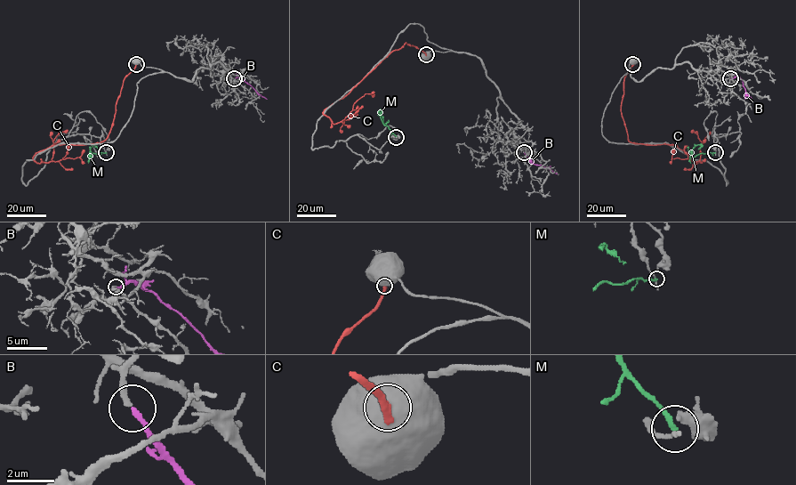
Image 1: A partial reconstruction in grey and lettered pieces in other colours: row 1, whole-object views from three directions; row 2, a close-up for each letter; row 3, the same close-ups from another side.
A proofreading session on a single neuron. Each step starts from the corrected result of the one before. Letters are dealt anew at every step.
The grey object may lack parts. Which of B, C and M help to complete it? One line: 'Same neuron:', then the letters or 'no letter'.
Same neuron: B

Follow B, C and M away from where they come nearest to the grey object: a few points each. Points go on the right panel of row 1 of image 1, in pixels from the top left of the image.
B: (731, 78), (741, 78), (745, 92), (751, 99)
C: (631, 64), (621, 101), (628, 139), (675, 144), (695, 163), (702, 162), (672, 158), (674, 149)
M: (715, 152), (701, 153), (693, 159), (692, 149), (701, 144), (698, 149)

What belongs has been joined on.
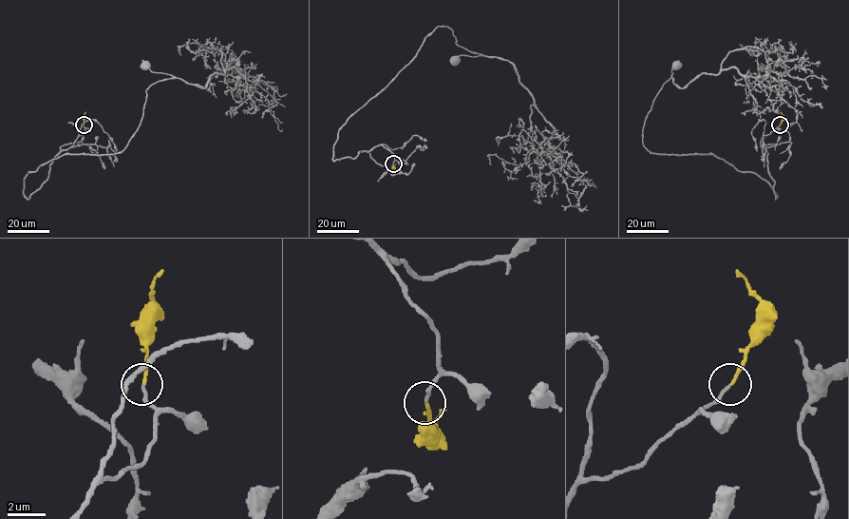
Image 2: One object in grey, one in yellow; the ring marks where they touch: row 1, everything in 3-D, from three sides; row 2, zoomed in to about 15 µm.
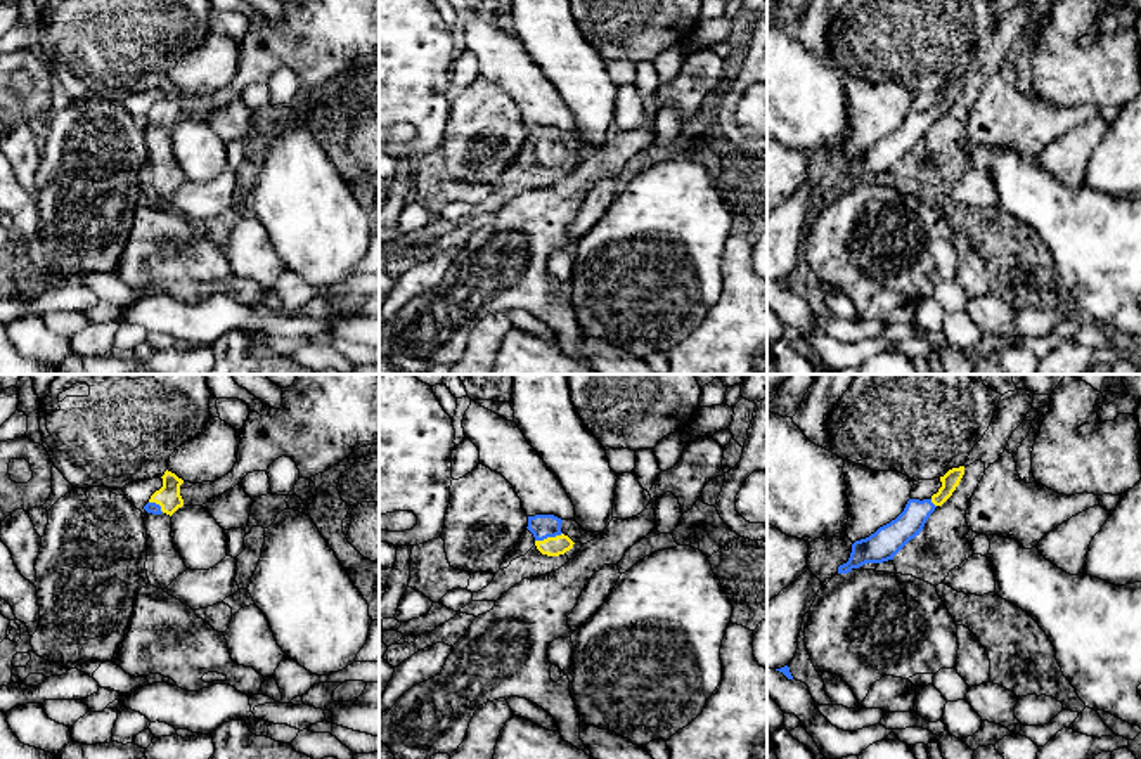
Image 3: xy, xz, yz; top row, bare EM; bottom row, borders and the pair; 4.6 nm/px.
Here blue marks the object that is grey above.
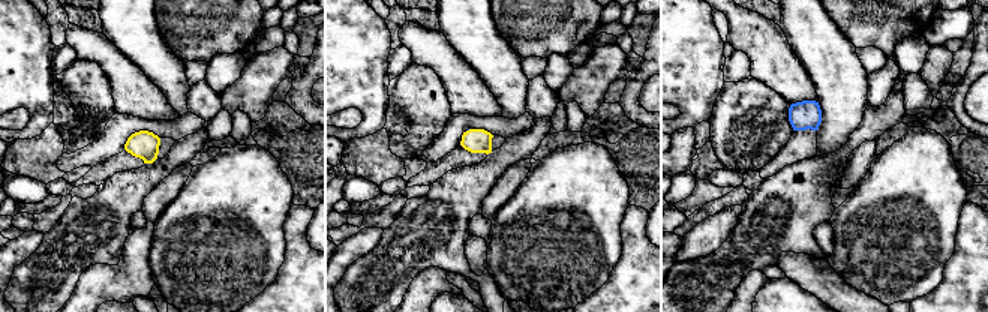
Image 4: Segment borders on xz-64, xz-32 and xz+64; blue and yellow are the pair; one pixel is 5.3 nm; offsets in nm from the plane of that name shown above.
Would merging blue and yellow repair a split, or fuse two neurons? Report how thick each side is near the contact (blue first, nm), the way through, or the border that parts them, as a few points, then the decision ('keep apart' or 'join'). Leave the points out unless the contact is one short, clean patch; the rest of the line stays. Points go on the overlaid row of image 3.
110 nm thick on the blue side, 100 nm on the other; runs through xz (541, 525), (547, 536), (553, 546); join

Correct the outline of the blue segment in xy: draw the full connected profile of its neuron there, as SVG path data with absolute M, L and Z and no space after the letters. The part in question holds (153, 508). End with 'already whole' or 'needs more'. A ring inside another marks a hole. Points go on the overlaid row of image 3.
M168 470L161 478L163 487L151 496L144 509L152 515L166 513L171 516L178 508L184 506L184 499L180 496L180 485L184 480Z | needs more

